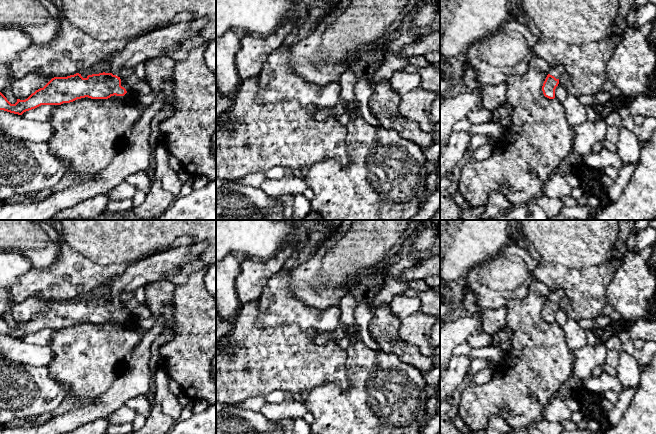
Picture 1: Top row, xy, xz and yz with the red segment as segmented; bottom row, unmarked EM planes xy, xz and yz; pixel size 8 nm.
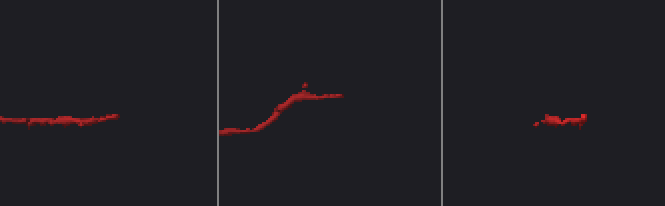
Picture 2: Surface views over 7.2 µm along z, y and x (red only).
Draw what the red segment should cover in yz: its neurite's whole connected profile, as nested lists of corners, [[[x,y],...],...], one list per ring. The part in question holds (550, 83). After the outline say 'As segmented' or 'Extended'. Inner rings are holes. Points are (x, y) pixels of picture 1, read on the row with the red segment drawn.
[[[558,64],[550,68],[550,71],[543,83],[542,91],[545,97],[549,99],[555,98],[555,89],[559,84],[559,78],[564,73],[564,66]]]. Extended

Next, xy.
[[[205,17],[169,23],[129,40],[121,51],[109,59],[109,73],[89,70],[82,74],[54,77],[27,99],[17,99],[15,104],[11,104],[0,92],[0,110],[22,115],[41,105],[61,105],[85,97],[108,99],[114,95],[124,96],[127,91],[121,86],[121,79],[117,76],[122,68],[133,69],[151,58],[166,57],[178,49],[184,40],[199,36],[206,23]]]. Extended

